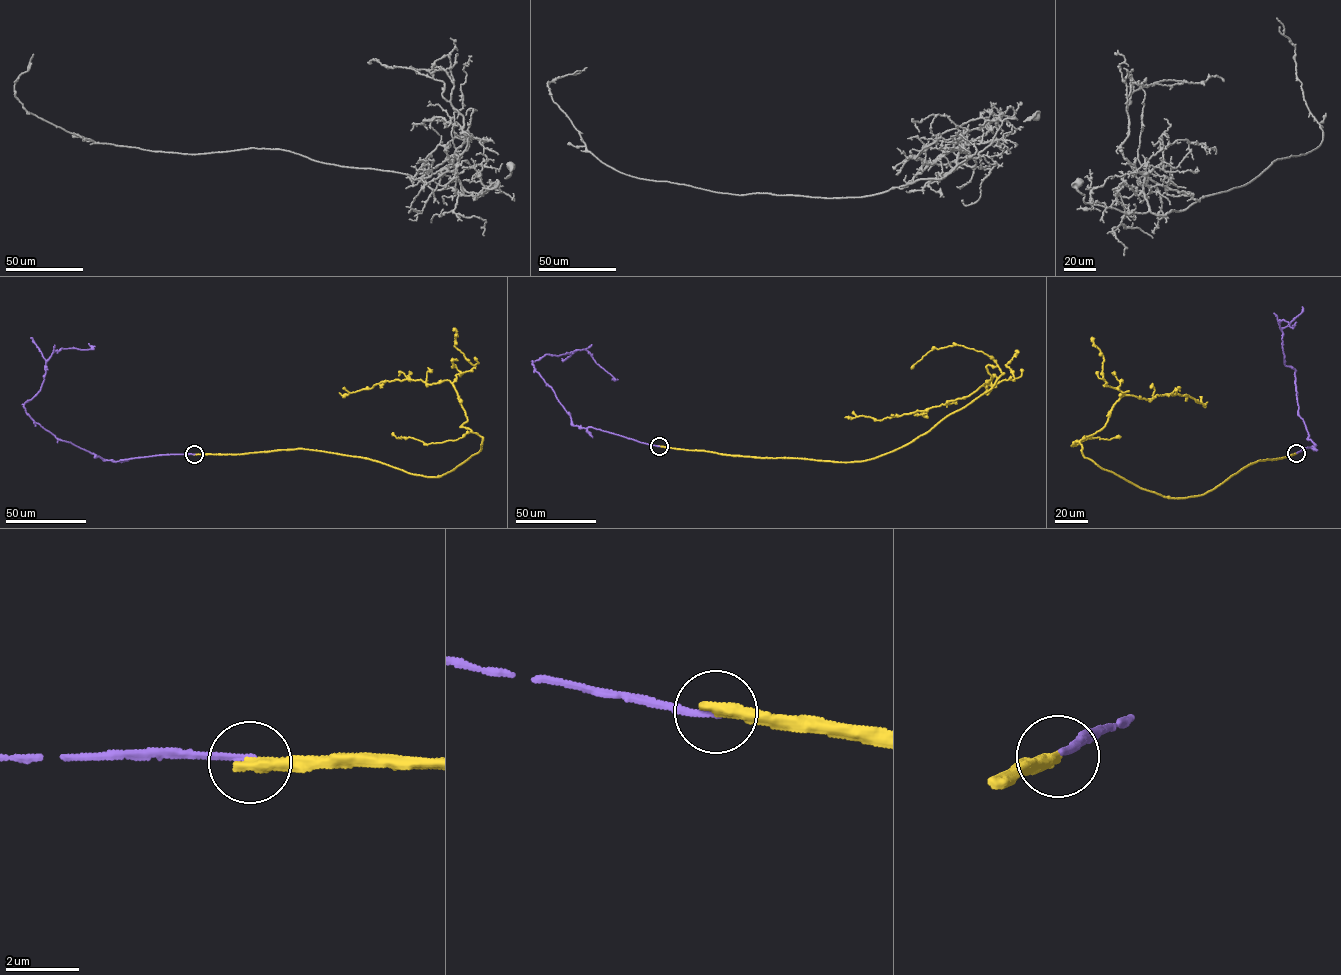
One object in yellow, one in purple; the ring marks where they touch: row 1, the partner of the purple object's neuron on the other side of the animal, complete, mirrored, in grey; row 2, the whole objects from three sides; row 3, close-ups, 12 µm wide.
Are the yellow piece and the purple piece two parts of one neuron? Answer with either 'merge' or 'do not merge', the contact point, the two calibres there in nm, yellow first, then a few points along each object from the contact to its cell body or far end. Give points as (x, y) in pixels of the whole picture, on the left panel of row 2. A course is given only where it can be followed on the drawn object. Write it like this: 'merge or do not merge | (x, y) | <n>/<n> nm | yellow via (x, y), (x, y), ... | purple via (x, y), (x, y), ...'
do not merge | (194, 454) | 360/170 nm | yellow via (194, 454), (307, 449), (439, 477), (480, 450), (482, 437), (460, 426), (467, 418), (447, 380), (339, 392) | purple via (194, 454), (105, 460), (34, 421), (24, 404), (40, 390), (52, 353), (93, 349), (88, 343)

